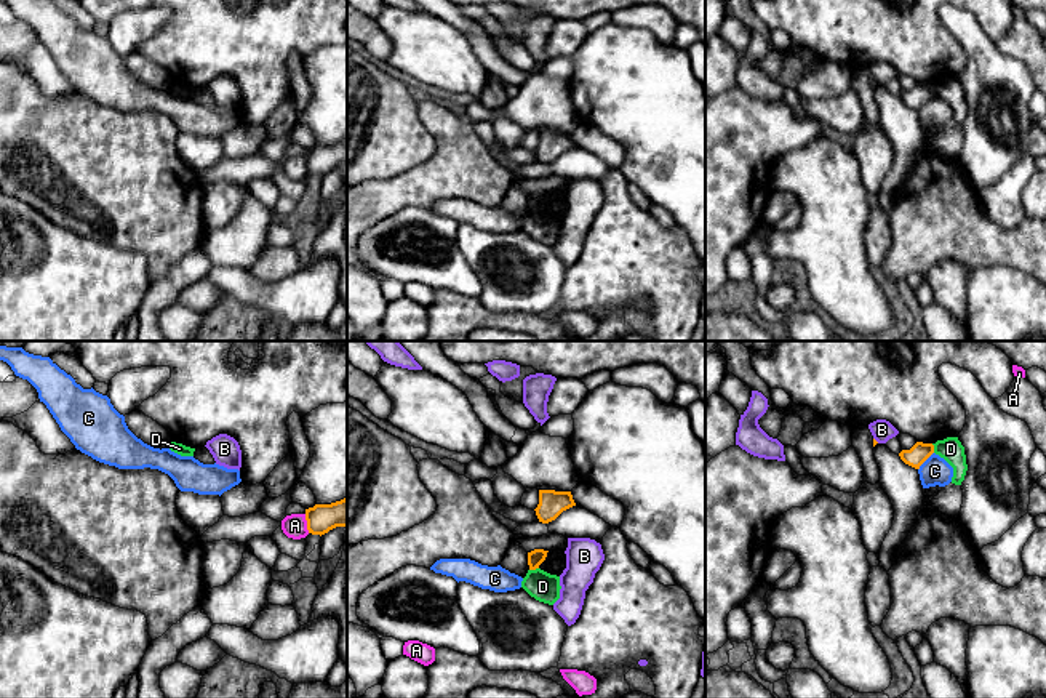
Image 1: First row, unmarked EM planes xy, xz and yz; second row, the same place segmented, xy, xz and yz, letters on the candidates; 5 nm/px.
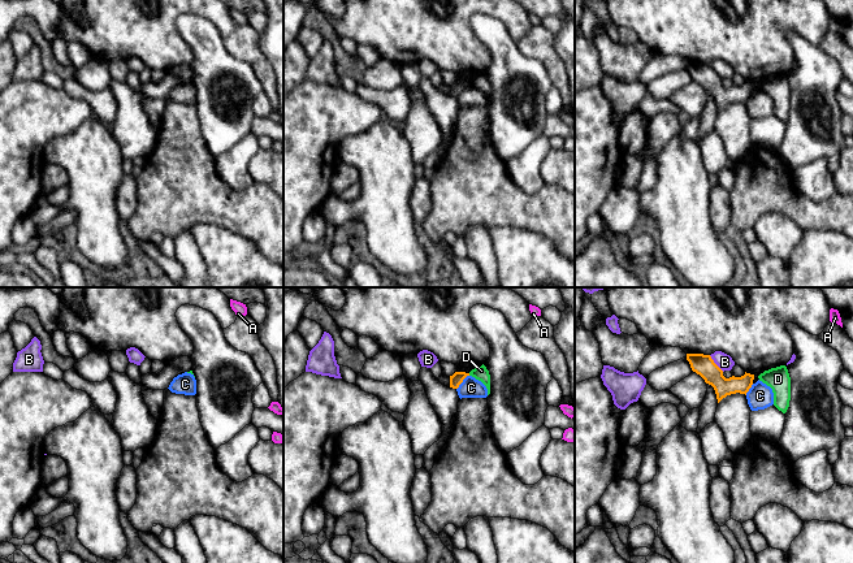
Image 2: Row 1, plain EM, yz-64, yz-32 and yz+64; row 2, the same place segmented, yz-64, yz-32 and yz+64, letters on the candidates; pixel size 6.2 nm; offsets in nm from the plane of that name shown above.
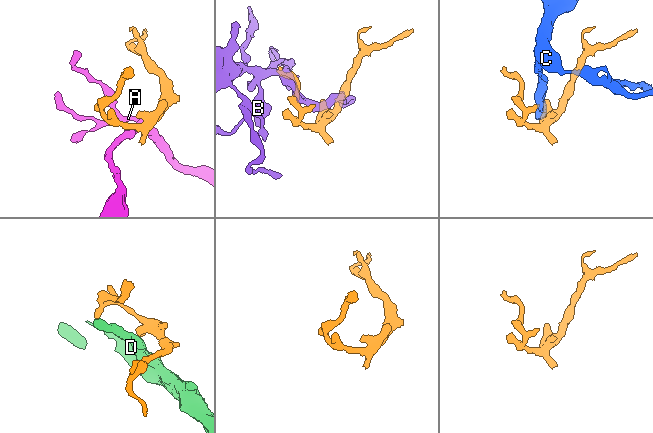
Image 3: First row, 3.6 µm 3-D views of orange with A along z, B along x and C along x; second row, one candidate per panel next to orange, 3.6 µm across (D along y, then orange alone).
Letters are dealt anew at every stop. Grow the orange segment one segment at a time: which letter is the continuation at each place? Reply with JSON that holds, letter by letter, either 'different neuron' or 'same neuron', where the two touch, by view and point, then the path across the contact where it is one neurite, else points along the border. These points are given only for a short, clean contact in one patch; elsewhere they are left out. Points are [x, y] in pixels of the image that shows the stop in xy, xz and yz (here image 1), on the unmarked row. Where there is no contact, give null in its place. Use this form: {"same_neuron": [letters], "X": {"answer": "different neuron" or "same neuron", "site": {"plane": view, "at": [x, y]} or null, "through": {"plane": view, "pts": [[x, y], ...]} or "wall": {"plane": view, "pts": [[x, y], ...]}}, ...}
{"same_neuron": [], "A": {"answer": "different neuron", "site": {"plane": "xy", "at": [307, 165]}, "wall": {"plane": "xy", "pts": [[304, 156], [309, 173]]}}, "B": {"answer": "different neuron", "site": {"plane": "yz", "at": [875, 82]}}, "C": {"answer": "different neuron", "site": {"plane": "yz", "at": [925, 101]}, "wall": {"plane": "yz", "pts": [[933, 93], [918, 111]]}}, "D": {"answer": "different neuron", "site": {"plane": "xz", "at": [533, 210]}, "wall": {"plane": "xz", "pts": [[538, 208], [530, 212]]}}}

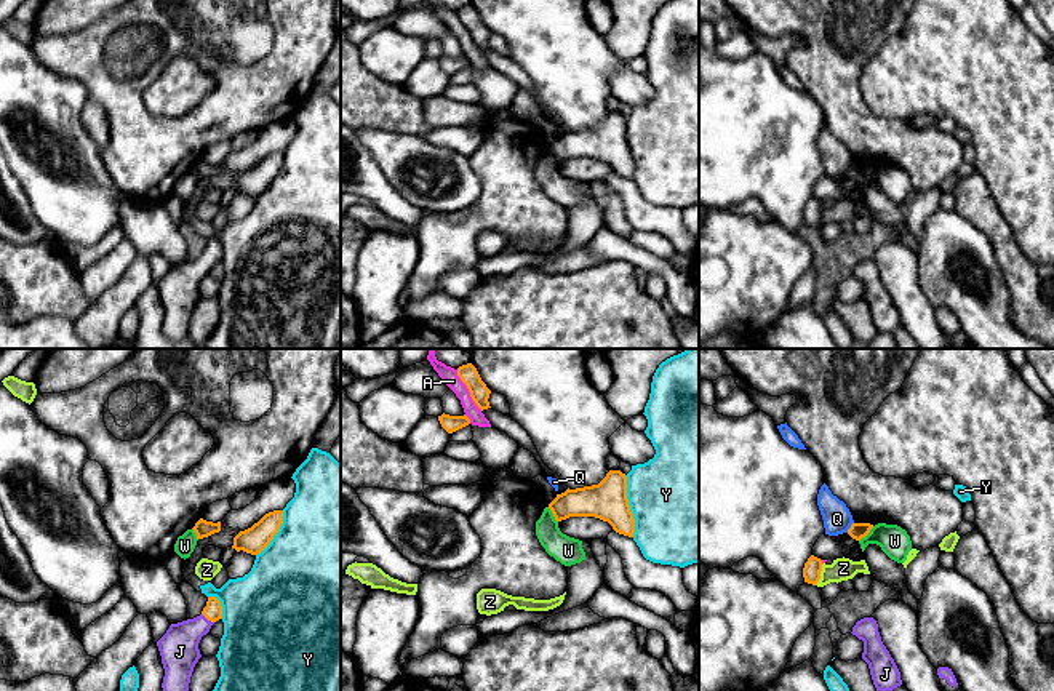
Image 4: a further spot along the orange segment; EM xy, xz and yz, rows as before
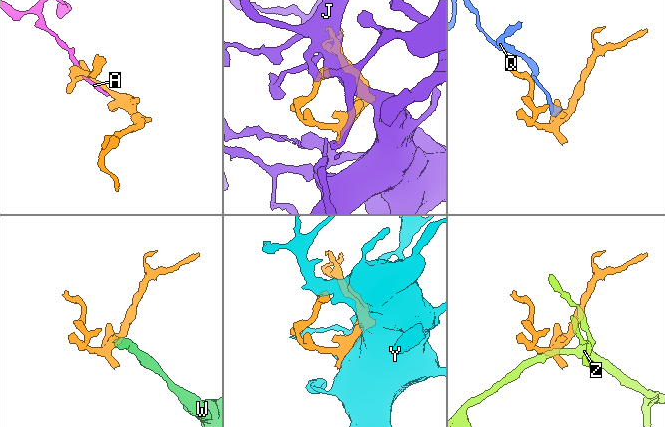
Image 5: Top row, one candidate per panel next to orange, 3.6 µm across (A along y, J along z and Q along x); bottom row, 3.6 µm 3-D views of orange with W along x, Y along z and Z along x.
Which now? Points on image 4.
{"same_neuron": ["J"], "A": {"answer": "different neuron", "site": {"plane": "xz", "at": [469, 32]}}, "J": {"answer": "same neuron", "site": {"plane": "xy", "at": [208, 261]}, "through": {"plane": "xy", "pts": [[213, 253], [208, 261], [179, 288], [179, 293]]}}, "Q": {"answer": "different neuron", "site": {"plane": "yz", "at": [851, 168]}, "wall": {"plane": "yz", "pts": [[853, 163], [846, 173]]}}, "W": {"answer": "different neuron", "site": {"plane": "yz", "at": [866, 176]}, "wall": {"plane": "yz", "pts": [[874, 168], [859, 183]]}}, "Y": {"answer": "different neuron", "site": {"plane": "xz", "at": [629, 147]}}, "Z": {"answer": "different neuron", "site": {"plane": "yz", "at": [819, 216]}, "wall": {"plane": "yz", "pts": [[824, 205], [814, 226]]}}}

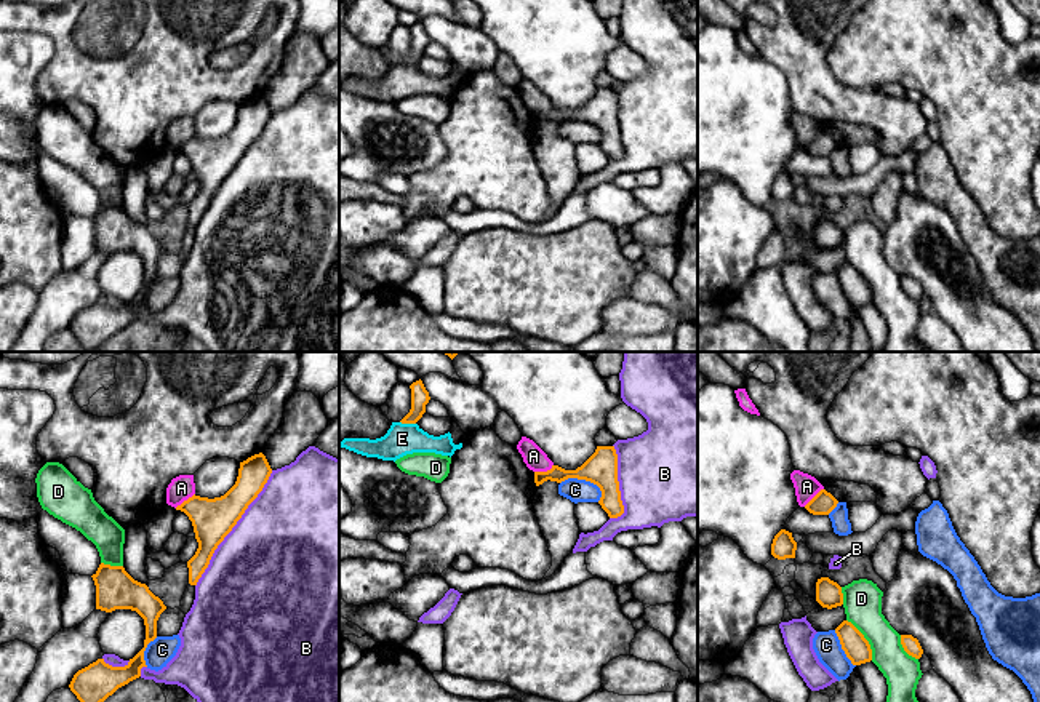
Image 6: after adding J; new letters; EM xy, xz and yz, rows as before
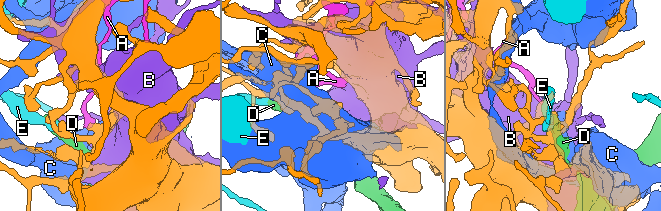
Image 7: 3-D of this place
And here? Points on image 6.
{"same_neuron": [], "A": {"answer": "different neuron", "site": {"plane": "xz", "at": [544, 114]}}, "B": {"answer": "different neuron", "site": {"plane": "xy", "at": [232, 168]}}, "C": {"answer": "different neuron", "site": {"plane": "xz", "at": [584, 120]}}, "D": {"answer": "different neuron", "site": {"plane": "yz", "at": [866, 282]}}, "E": {"answer": "different neuron", "site": {"plane": "xz", "at": [408, 64]}, "wall": {"plane": "xz", "pts": [[400, 63], [415, 66]]}}}

